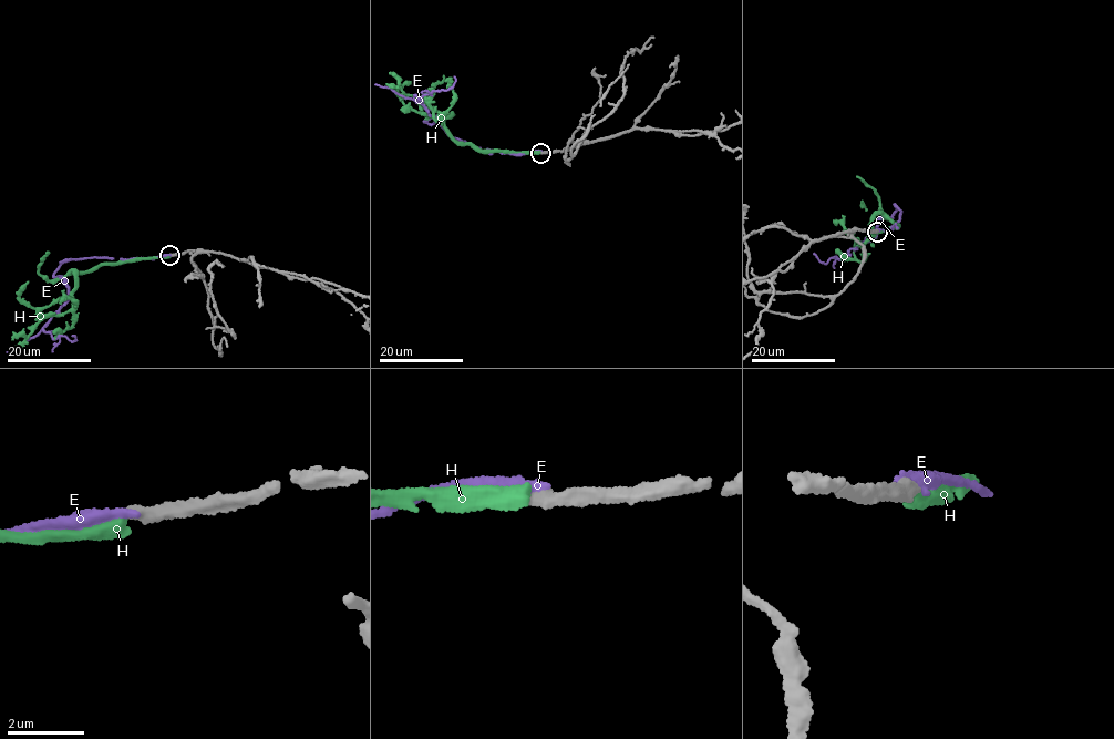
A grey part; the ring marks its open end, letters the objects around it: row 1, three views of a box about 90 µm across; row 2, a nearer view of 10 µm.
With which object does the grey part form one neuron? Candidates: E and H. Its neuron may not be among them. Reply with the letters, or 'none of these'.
none of these

